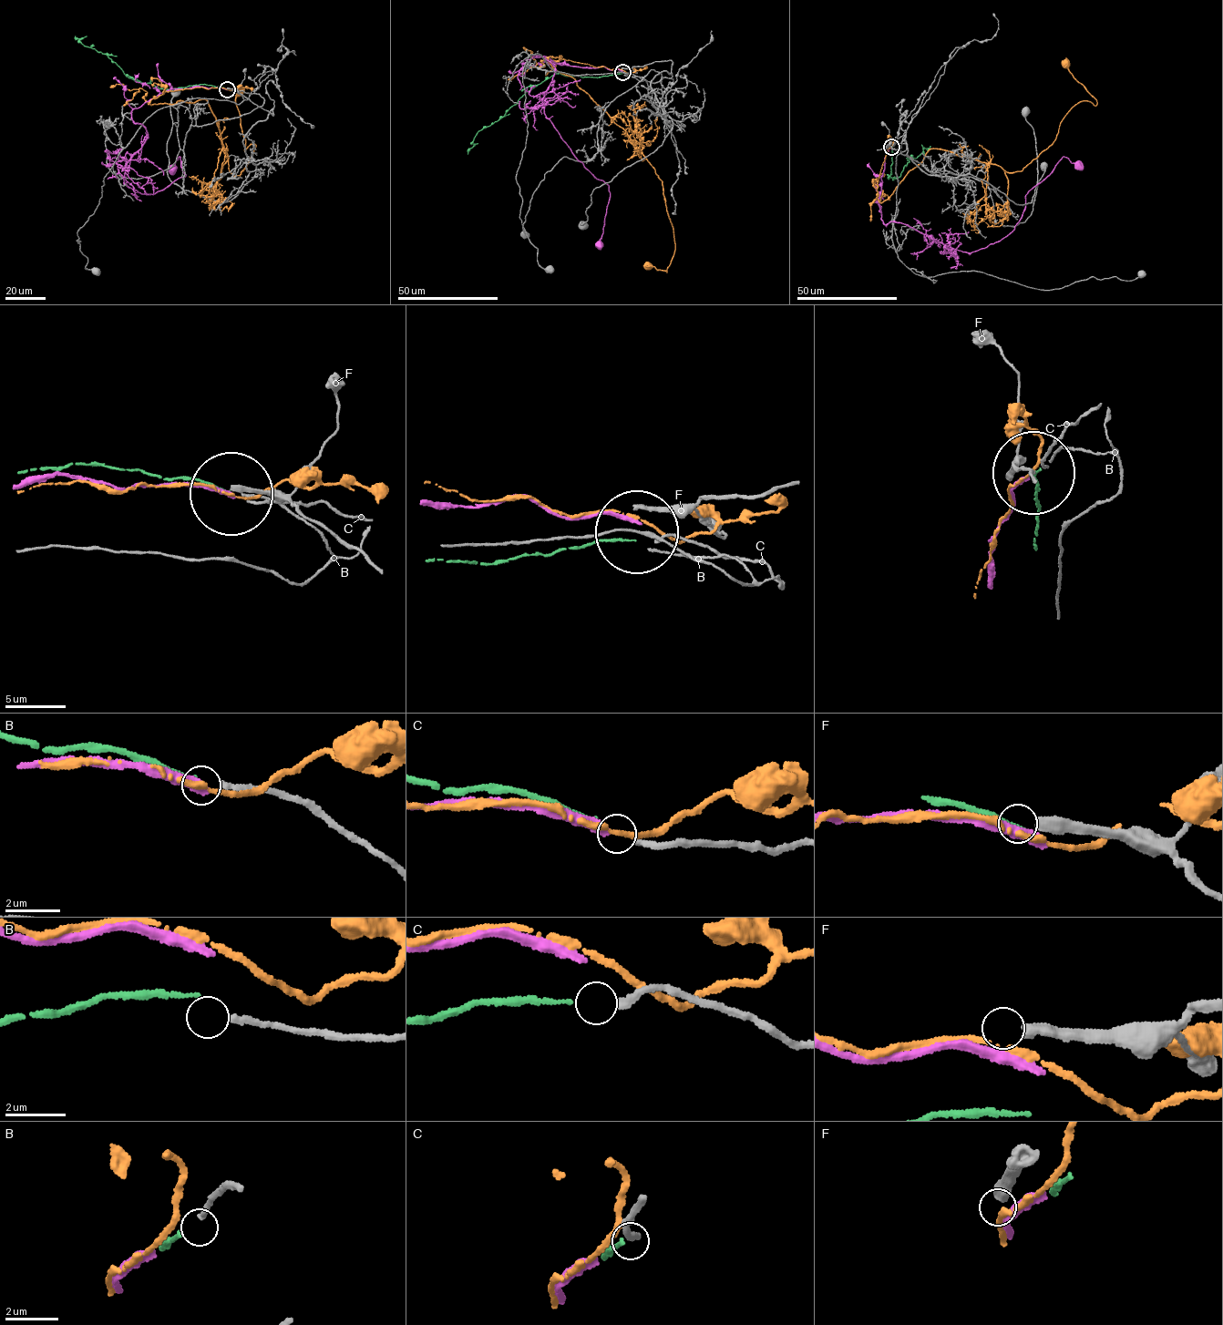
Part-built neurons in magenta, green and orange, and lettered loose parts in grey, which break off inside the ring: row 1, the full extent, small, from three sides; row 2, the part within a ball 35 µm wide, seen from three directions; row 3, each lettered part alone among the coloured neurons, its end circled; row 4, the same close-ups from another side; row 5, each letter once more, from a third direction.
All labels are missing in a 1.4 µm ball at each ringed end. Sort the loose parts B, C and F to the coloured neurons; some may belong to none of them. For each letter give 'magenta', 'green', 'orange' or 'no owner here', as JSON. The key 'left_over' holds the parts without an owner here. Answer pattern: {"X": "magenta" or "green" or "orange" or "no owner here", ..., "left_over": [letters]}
{"B": "no owner here", "C": "green", "F": "no owner here", "left_over": ["B", "F"]}

